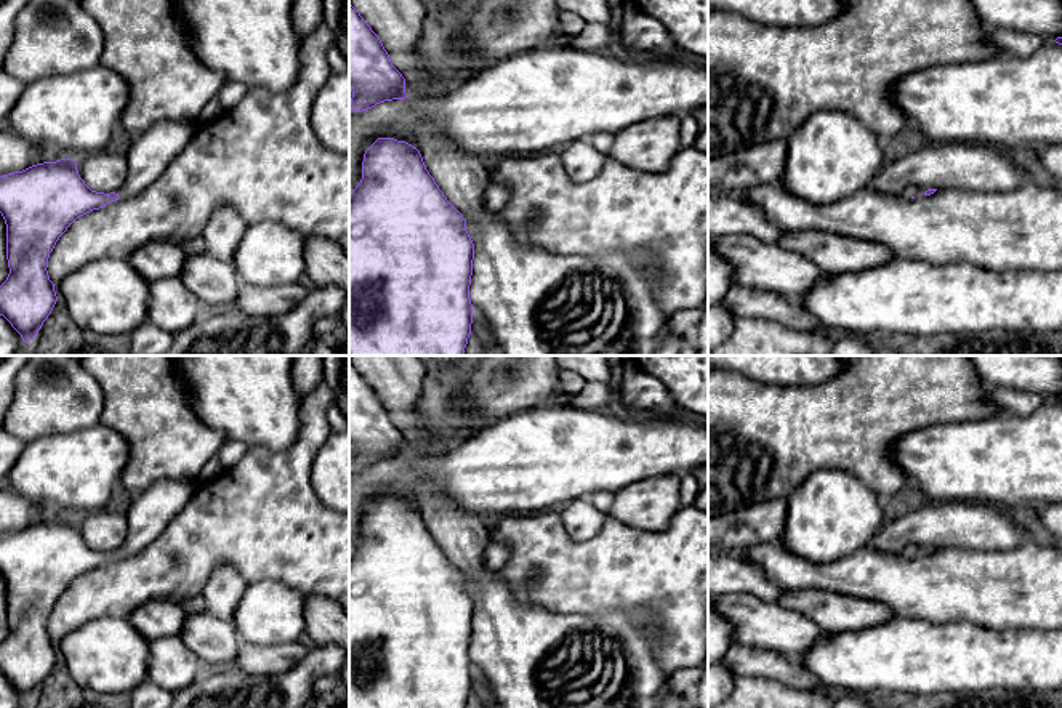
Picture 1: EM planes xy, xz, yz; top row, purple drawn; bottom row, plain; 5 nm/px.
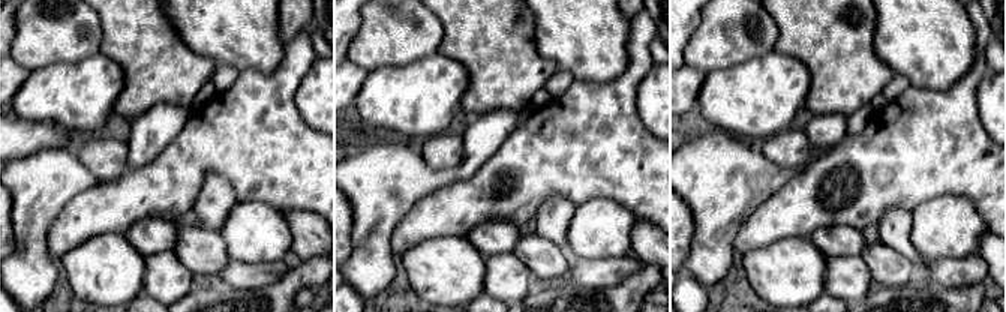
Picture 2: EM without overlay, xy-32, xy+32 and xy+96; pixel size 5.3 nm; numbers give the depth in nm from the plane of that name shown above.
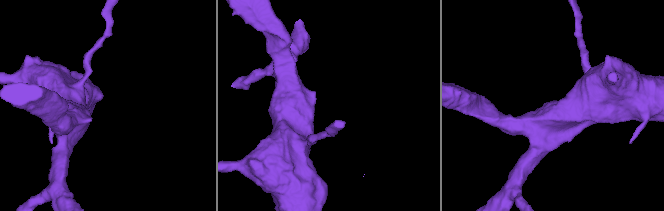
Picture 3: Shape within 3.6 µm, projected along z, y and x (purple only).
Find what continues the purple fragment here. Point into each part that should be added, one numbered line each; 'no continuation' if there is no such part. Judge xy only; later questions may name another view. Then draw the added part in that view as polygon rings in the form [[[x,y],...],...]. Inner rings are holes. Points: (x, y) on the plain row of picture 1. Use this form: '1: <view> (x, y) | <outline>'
1: xy (151, 511) | [[[163,479],[135,493],[127,513],[128,535],[120,557],[136,554],[154,541],[192,498],[197,484]]]

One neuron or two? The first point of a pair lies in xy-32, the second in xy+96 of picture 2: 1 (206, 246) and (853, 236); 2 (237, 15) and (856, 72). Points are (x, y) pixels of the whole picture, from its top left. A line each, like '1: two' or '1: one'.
1: two
2: two

